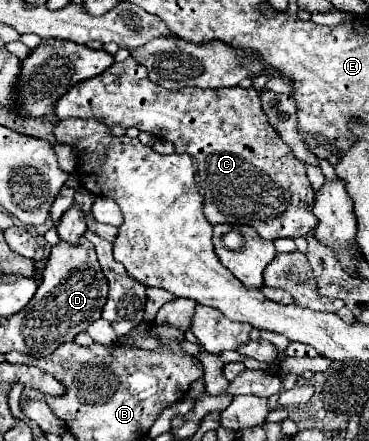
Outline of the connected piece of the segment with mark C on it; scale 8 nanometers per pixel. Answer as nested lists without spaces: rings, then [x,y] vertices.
[[[132,57],[122,63],[112,63],[102,75],[96,75],[88,81],[74,85],[58,103],[56,117],[96,117],[104,123],[136,127],[158,139],[174,143],[176,153],[188,153],[194,159],[196,183],[204,197],[204,217],[212,225],[230,223],[230,225],[250,225],[258,231],[262,239],[280,239],[280,237],[306,237],[318,225],[316,215],[310,211],[315,193],[307,179],[305,164],[302,163],[288,145],[280,139],[276,129],[268,123],[266,113],[262,111],[260,91],[256,89],[198,89],[184,87],[178,91],[168,91],[148,79],[146,67],[138,65]]]

